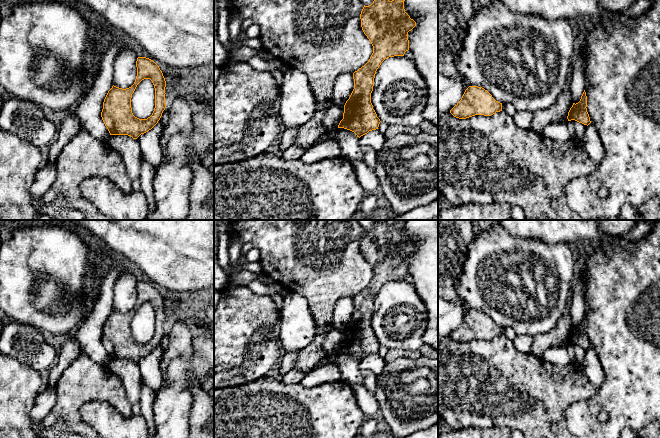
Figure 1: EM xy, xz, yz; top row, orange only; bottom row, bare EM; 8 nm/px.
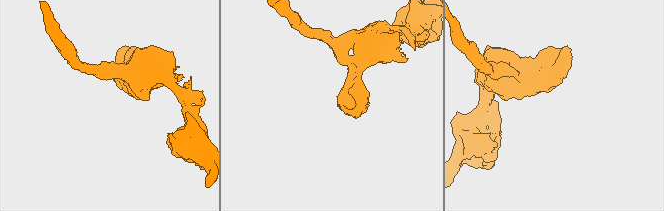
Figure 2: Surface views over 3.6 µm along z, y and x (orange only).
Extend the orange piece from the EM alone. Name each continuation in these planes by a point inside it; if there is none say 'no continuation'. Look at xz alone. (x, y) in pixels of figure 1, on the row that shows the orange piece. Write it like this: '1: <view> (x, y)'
no continuation

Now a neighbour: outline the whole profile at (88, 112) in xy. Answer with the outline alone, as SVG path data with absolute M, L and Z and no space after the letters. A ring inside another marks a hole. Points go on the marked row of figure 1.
M116 43L102 55L99 73L93 80L92 87L73 110L82 130L88 131L93 137L102 141L107 141L110 137L101 112L104 99L113 86L113 64L120 51L120 45Z

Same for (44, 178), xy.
M56 161L47 163L36 173L34 182L30 187L30 195L34 198L43 196L51 187L57 177Z

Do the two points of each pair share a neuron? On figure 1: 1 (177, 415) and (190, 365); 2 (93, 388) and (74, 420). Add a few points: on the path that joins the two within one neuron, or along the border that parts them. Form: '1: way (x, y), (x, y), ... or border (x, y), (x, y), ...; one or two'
1: way (177, 403), (178, 377); one
2: way (85, 395), (74, 406), (74, 412); one

